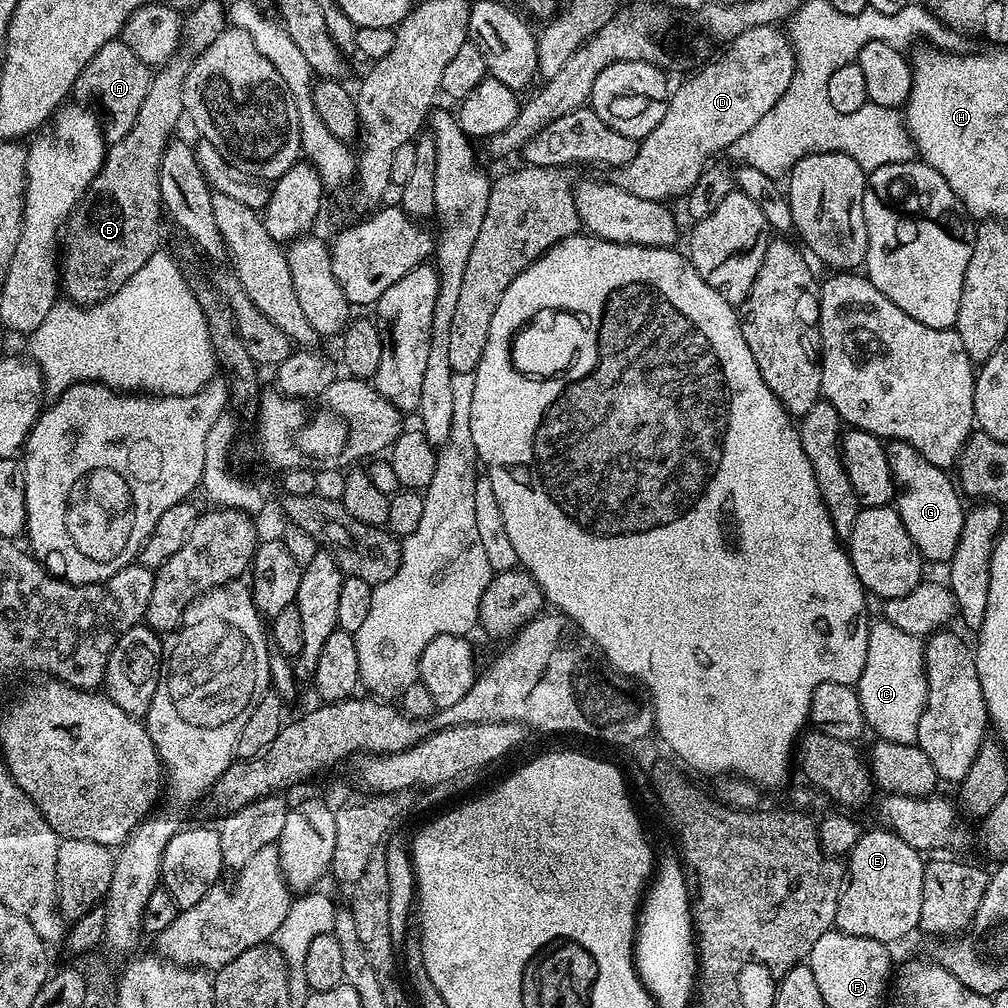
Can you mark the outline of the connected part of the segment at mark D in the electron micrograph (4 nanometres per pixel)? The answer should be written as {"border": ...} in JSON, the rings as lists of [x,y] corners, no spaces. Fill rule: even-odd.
{"border":[[[771,24],[754,26],[738,34],[738,38],[734,38],[731,45],[721,52],[724,53],[717,60],[709,59],[709,64],[701,72],[694,73],[677,88],[675,85],[662,122],[639,141],[640,149],[635,158],[615,173],[614,183],[622,190],[638,194],[638,198],[661,202],[671,201],[671,196],[687,197],[689,190],[715,157],[712,155],[719,148],[728,148],[731,144],[739,145],[748,132],[758,126],[758,118],[762,118],[762,114],[770,111],[778,98],[786,94],[796,73],[796,52],[792,49],[791,40],[779,27]]]}

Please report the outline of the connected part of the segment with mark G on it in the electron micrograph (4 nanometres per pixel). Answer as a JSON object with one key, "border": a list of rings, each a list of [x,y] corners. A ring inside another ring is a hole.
{"border":[[[901,440],[887,441],[886,458],[890,462],[890,474],[896,487],[894,507],[902,518],[902,526],[906,526],[910,538],[914,538],[914,546],[918,546],[925,561],[951,561],[958,546],[958,538],[962,534],[966,511],[966,504],[963,504],[965,501],[953,477],[951,480],[945,469],[934,466],[934,462],[926,462],[926,458],[922,458],[922,454],[914,450],[914,446]]]}

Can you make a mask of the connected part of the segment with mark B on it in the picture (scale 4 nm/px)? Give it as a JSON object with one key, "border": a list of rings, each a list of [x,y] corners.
{"border":[[[184,55],[173,56],[167,64],[152,72],[146,102],[142,102],[142,110],[138,110],[138,122],[134,122],[134,127],[130,134],[126,134],[126,138],[122,138],[105,151],[103,166],[66,221],[62,232],[62,263],[58,268],[58,280],[62,285],[63,295],[65,292],[68,295],[65,297],[73,304],[99,304],[107,296],[113,296],[123,284],[134,278],[134,274],[138,274],[138,270],[142,270],[142,266],[146,266],[146,262],[161,247],[162,205],[158,170],[162,166],[162,154],[166,154],[166,146],[177,135],[176,127],[184,116],[182,90],[193,61],[191,55]]]}

